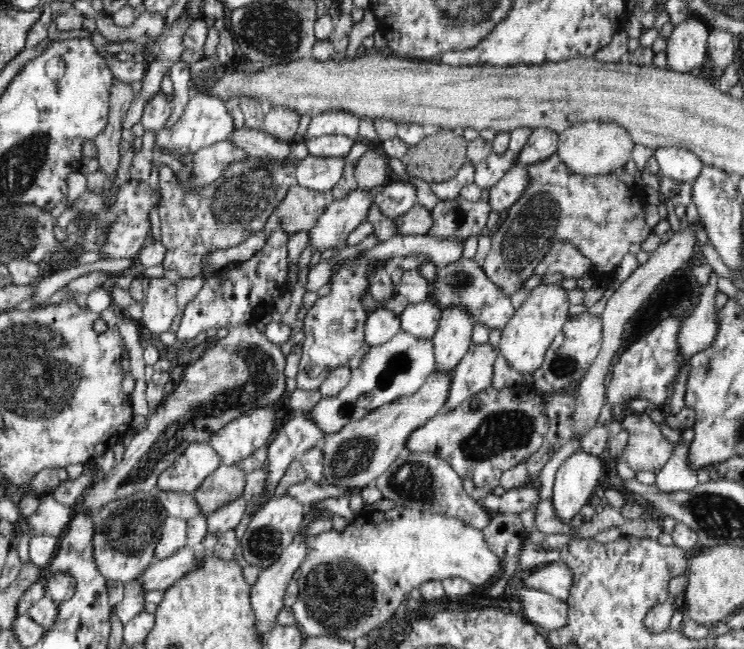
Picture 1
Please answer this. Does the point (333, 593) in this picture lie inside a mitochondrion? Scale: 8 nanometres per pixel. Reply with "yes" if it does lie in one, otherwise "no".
yes

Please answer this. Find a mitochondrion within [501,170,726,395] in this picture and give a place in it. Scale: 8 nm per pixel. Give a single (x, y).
(563, 365)

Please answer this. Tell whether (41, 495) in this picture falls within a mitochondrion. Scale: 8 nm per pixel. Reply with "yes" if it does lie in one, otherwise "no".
no

